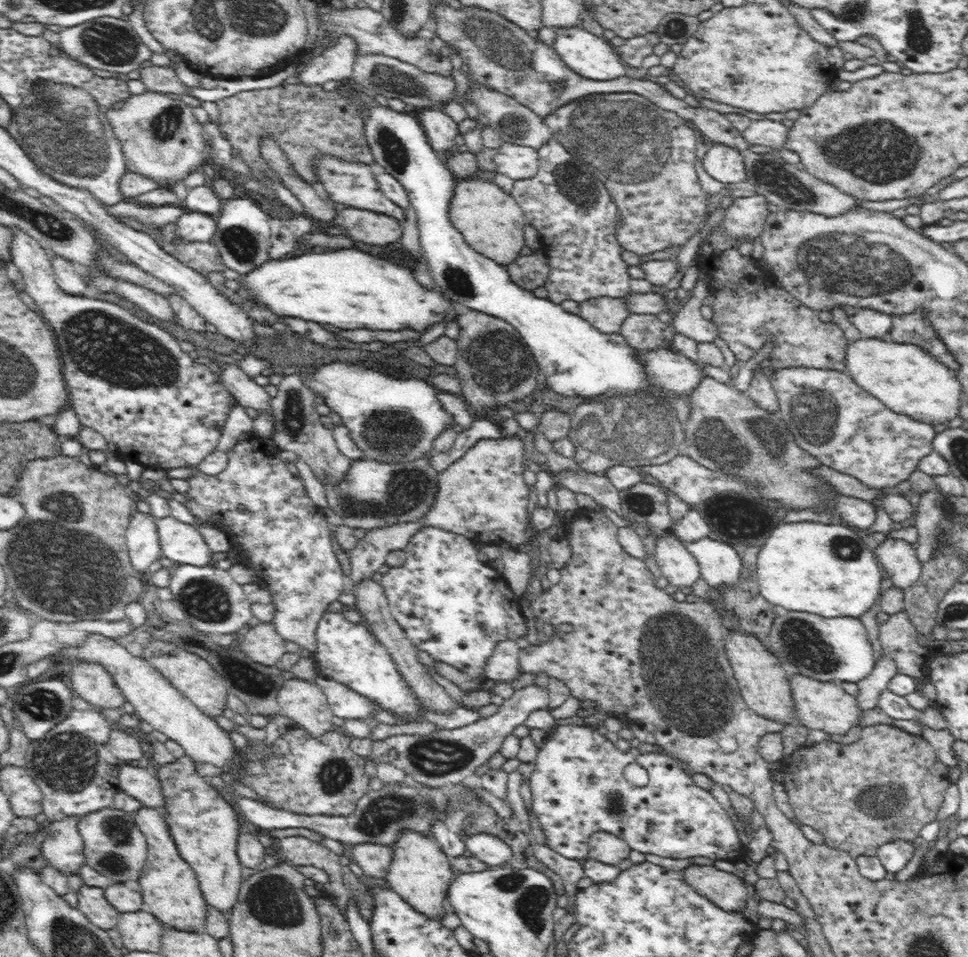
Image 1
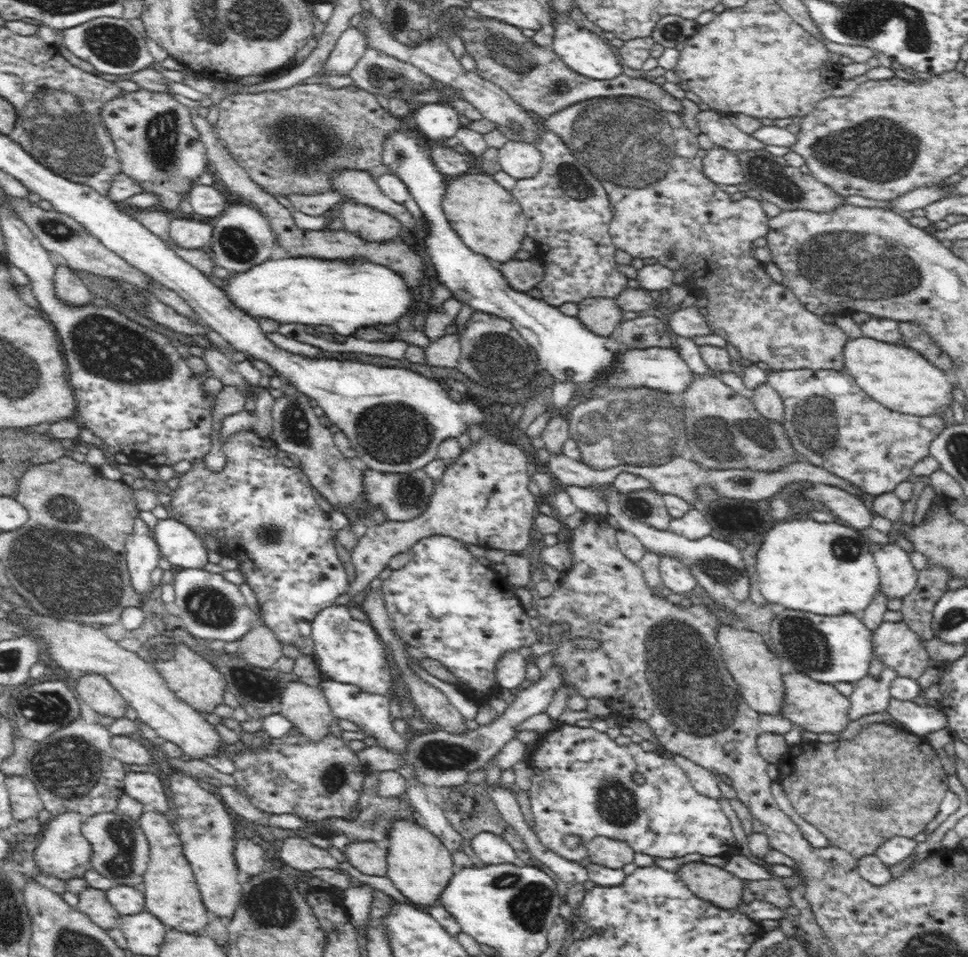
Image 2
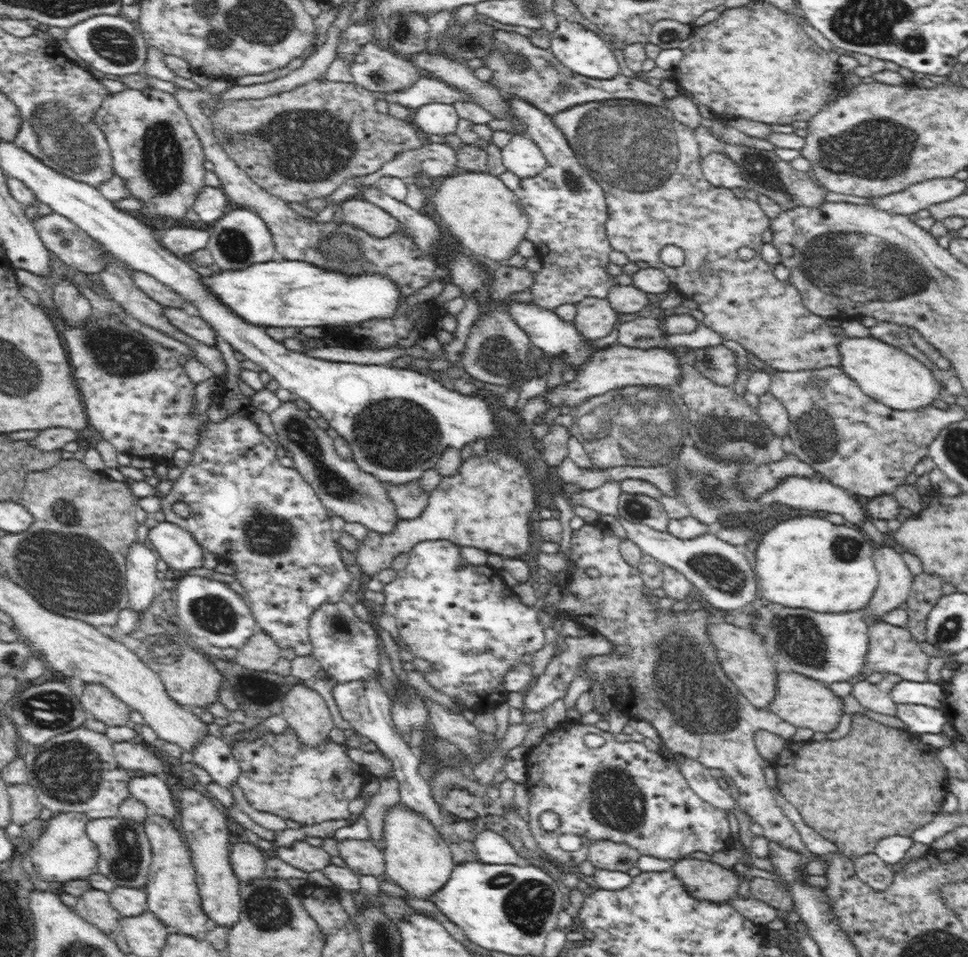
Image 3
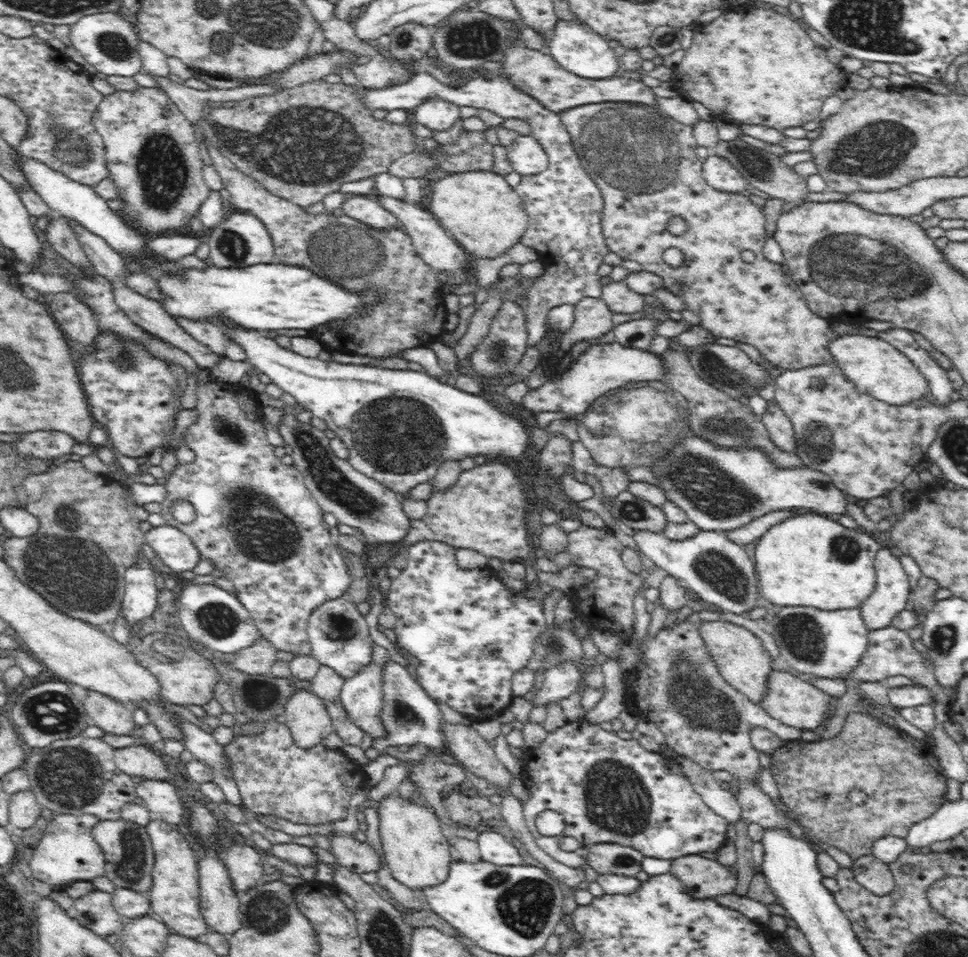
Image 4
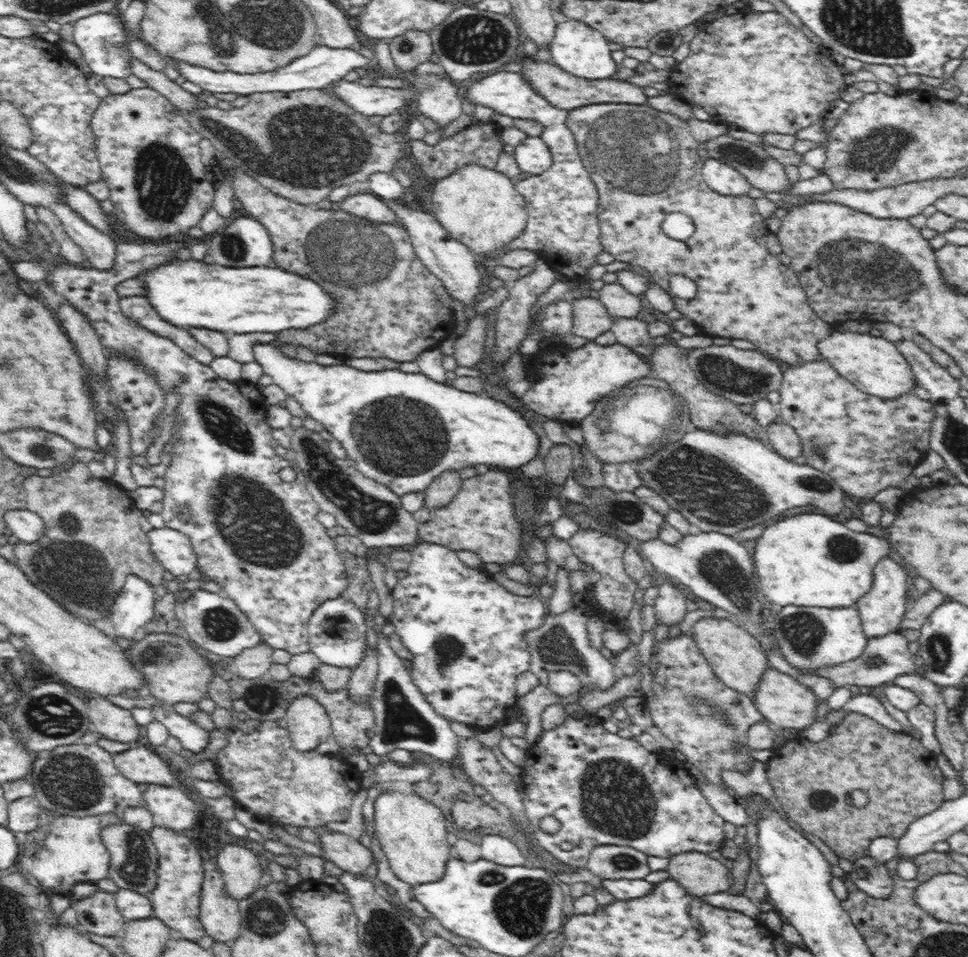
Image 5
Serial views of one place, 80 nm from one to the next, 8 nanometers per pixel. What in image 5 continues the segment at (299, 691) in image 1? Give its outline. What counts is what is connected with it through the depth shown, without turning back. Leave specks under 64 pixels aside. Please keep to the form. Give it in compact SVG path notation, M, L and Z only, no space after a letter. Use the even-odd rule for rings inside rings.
M312 694L294 698L286 708L285 719L291 744L301 753L316 749L333 735L326 709Z

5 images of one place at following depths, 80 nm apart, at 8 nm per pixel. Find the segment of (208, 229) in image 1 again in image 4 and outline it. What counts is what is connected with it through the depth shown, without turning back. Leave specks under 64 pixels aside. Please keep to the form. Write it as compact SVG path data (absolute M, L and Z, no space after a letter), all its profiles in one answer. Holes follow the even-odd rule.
M191 234L161 235L148 241L148 249L156 257L180 262L182 257L194 255L202 243L200 237Z

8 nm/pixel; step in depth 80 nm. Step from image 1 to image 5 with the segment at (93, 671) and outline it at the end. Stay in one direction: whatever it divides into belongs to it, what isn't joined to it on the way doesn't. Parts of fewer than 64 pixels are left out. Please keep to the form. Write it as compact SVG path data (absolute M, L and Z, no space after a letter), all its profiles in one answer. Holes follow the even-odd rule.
M104 696L85 699L93 729L110 741L134 743L138 740L138 725L130 709L112 703Z

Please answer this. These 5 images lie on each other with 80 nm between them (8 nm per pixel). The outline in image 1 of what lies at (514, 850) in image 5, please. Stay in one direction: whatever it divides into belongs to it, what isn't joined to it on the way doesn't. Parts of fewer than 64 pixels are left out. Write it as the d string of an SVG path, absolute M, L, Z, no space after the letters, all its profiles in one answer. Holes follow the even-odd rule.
M486 833L474 834L464 839L464 846L472 856L490 866L510 860L512 850L500 838Z

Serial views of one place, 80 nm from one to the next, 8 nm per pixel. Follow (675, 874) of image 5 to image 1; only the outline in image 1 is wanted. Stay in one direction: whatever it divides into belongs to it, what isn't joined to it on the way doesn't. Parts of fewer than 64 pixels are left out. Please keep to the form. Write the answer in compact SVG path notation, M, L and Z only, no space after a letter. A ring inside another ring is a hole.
M711 865L689 866L682 872L692 888L722 910L741 913L746 908L748 891L745 881L739 876L717 870Z

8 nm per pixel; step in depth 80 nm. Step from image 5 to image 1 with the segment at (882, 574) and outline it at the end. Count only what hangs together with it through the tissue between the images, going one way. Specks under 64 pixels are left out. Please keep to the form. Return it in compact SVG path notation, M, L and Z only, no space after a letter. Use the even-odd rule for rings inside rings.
M886 538L875 548L875 554L896 589L906 590L921 580L925 564L918 560L916 548L904 539Z

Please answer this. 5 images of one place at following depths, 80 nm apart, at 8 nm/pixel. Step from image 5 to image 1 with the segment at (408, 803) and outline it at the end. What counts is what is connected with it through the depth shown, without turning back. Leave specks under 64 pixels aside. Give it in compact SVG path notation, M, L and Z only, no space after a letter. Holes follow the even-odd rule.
M413 830L401 831L394 843L393 855L394 862L391 862L390 872L384 880L414 910L441 922L441 918L445 915L443 904L447 899L448 887L455 878L448 855L433 836L423 835Z

